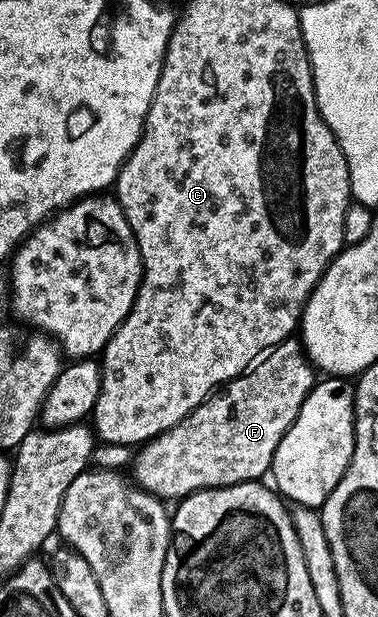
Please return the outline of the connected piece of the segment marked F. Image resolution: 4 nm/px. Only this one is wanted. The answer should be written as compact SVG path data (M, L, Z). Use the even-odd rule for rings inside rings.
M299 338L282 340L255 366L209 395L201 407L196 407L182 421L178 421L178 425L143 444L135 452L130 464L131 478L143 491L149 491L151 495L165 501L179 501L195 491L205 491L211 487L229 487L235 483L263 480L269 474L278 441L282 441L286 429L290 429L298 417L302 401L317 381L314 368L304 354L304 344Z

